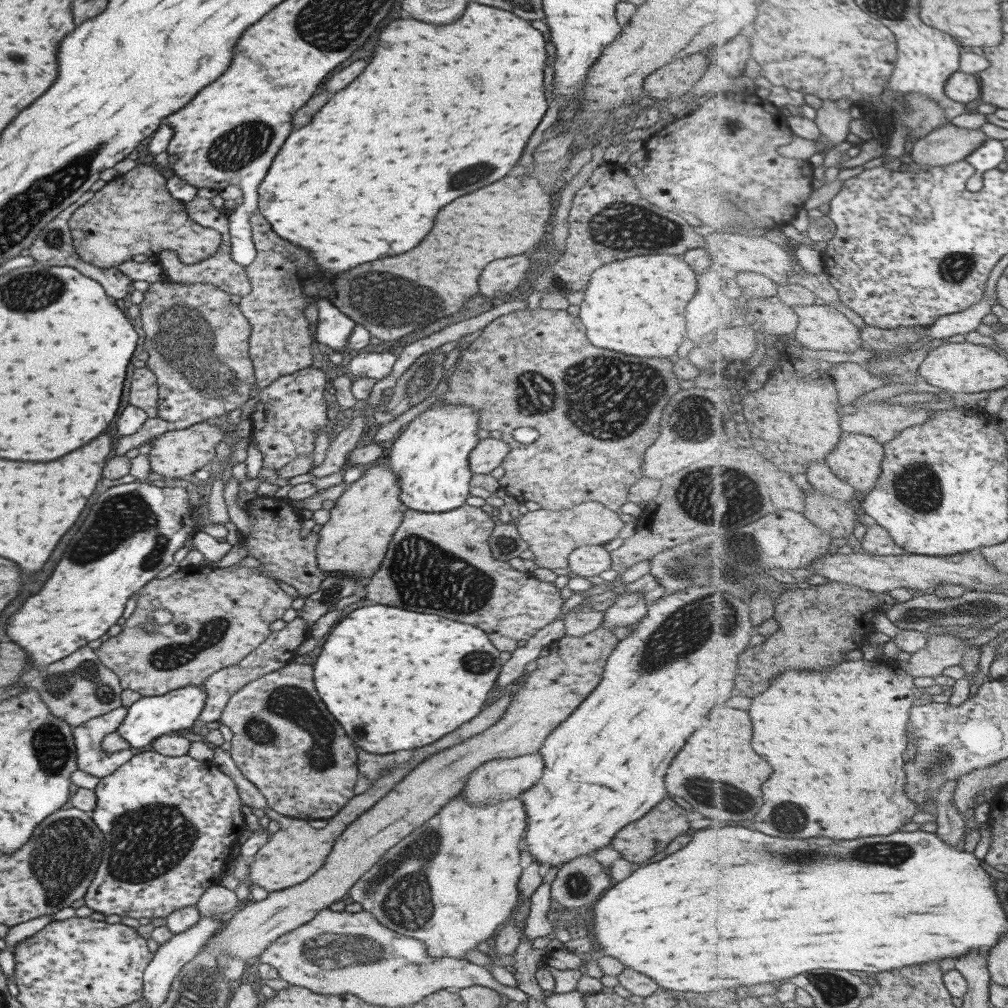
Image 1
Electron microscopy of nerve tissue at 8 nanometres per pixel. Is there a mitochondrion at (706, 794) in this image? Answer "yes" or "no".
yes

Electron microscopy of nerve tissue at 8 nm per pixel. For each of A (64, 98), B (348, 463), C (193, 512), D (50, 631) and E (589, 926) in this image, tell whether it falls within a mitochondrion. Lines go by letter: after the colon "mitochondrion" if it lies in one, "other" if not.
A: other
B: other
C: other
D: other
E: other

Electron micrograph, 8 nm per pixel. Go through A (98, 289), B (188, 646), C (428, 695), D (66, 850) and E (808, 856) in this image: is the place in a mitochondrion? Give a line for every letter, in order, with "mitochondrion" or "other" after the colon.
A: other
B: mitochondrion
C: other
D: mitochondrion
E: mitochondrion

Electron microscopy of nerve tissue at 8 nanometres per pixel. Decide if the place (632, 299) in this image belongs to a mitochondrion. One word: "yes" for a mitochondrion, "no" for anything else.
no

